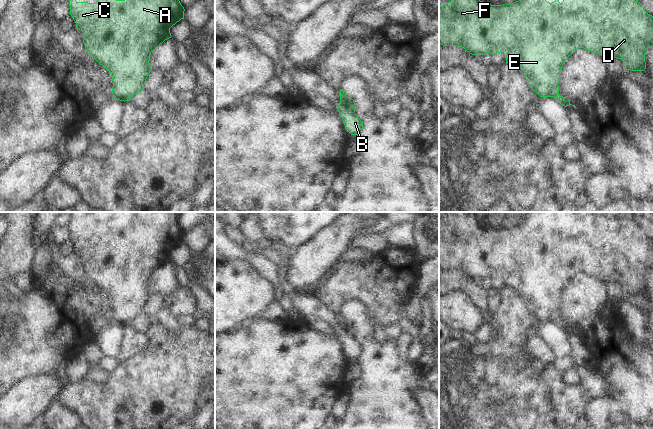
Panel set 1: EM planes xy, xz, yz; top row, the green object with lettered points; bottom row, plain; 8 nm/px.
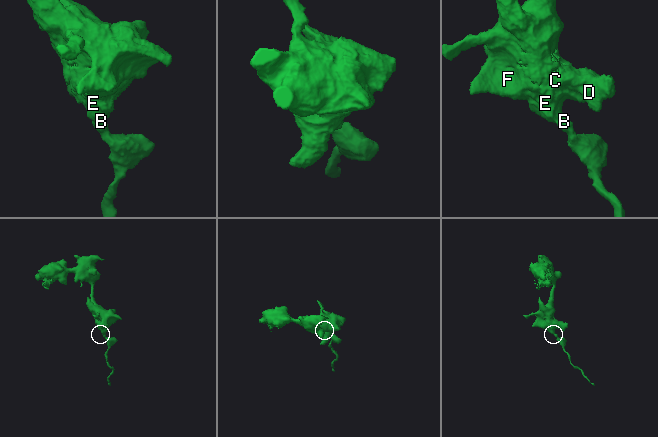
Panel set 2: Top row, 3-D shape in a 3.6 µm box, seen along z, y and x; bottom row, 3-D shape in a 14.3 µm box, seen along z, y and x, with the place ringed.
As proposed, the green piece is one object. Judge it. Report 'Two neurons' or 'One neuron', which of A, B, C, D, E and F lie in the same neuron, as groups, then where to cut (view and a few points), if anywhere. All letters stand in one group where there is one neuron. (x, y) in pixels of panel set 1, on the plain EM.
Two neurons. Groups: A C D E F / B. Split along xz (339, 328), (353, 337).

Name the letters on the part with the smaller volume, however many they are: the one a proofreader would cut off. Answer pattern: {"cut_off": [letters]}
{"cut_off": ["B"]}

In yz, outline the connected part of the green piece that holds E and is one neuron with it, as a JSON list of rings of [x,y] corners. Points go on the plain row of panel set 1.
[[[446,212],[452,224],[439,231],[439,268],[464,272],[472,279],[502,277],[506,287],[515,290],[526,302],[530,312],[540,321],[559,320],[560,296],[573,275],[584,272],[604,282],[623,285],[623,293],[644,295],[645,278],[653,270],[653,240],[634,221],[616,216],[598,217],[592,212],[543,212],[533,223],[502,229],[480,225],[471,212]]]

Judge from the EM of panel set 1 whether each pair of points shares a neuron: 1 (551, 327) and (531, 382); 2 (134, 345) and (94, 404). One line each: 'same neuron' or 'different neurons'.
1: different neurons
2: different neurons

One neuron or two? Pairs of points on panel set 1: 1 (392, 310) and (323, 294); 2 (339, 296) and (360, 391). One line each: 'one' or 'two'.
1: one
2: two

